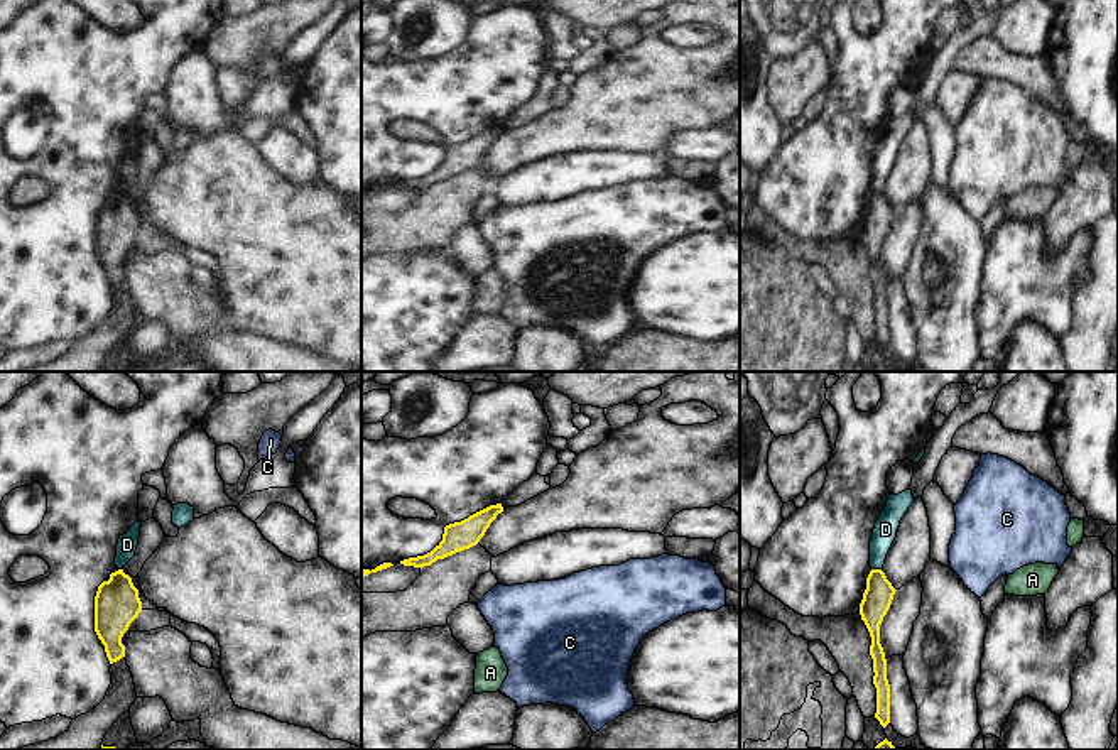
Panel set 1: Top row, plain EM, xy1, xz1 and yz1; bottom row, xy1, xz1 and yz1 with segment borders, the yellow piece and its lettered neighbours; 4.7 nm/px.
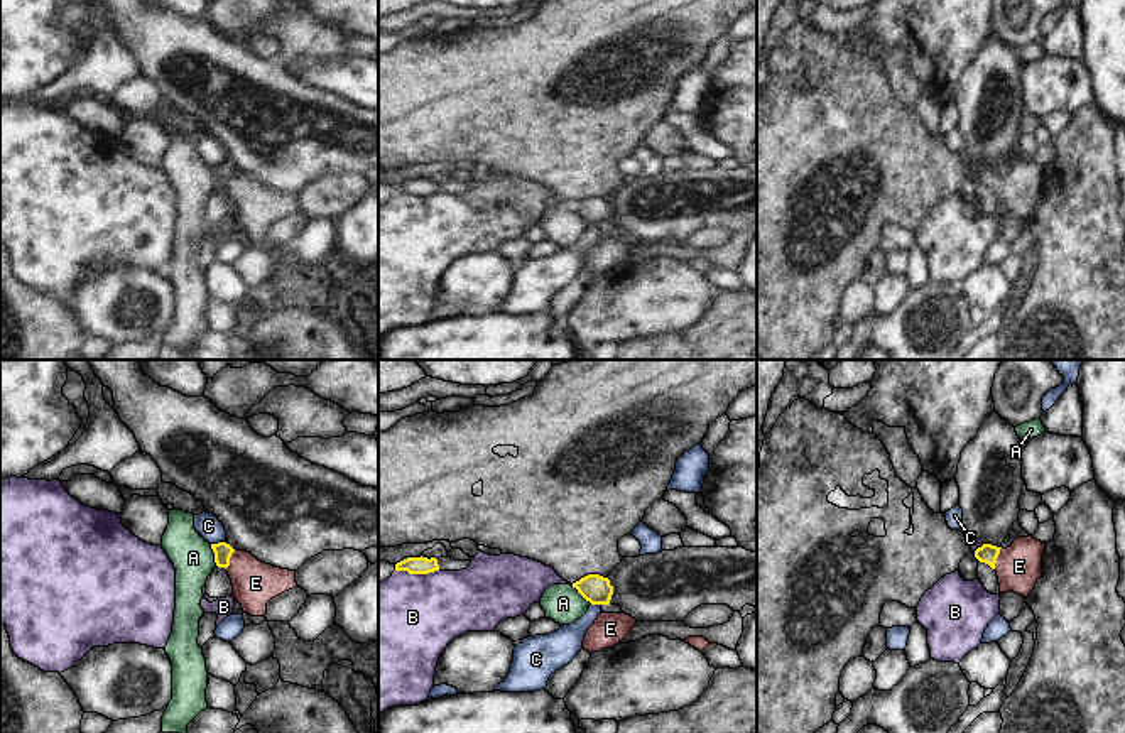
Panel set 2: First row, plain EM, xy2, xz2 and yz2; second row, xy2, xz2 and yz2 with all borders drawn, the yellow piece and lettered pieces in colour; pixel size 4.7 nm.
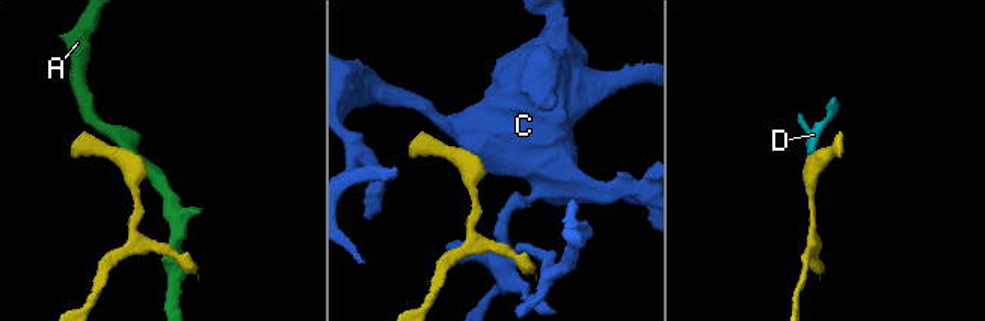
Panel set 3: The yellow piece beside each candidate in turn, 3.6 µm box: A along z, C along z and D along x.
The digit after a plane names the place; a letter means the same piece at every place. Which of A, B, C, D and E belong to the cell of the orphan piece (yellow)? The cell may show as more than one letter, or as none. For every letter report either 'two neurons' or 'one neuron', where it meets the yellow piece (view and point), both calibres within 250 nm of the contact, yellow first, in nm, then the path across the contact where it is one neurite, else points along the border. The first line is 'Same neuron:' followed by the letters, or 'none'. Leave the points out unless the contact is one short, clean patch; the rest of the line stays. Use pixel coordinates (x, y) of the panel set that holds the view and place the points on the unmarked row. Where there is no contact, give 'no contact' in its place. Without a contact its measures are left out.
Same neuron: E
A: two neurons; meets yellow in xy2 at (215, 178); 90 nm thick on the yellow side, 200 nm on the other; border along xy2 (210, 166), (218, 188)
B: two neurons; meets yellow in xz2 at (418, 195); 80 nm thick on the yellow side, 460 nm on the other
C: two neurons; meets yellow in xy2 at (218, 164); 90 nm thick on the yellow side, 120 nm on the other; border along xy2 (223, 162), (211, 166)
D: two neurons; meets yellow in yz1 at (877, 191); 140 nm thick on the yellow side, 110 nm on the other; border along yz1 (872, 190), (880, 191)
E: one neuron; meets yellow in yz2 at (997, 178); 90 nm thick on the yellow side, 220 nm on the other; runs through yz2 (987, 174), (997, 178), (1019, 188)

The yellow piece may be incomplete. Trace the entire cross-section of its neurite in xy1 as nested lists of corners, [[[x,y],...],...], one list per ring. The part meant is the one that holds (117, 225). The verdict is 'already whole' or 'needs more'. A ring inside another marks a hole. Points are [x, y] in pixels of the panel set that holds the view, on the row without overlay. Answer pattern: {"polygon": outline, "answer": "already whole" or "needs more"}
{"polygon": [[[118,191],[98,208],[95,218],[95,253],[105,267],[110,285],[125,279],[123,255],[142,233],[138,211],[132,199]]], "answer": "already whole"}

